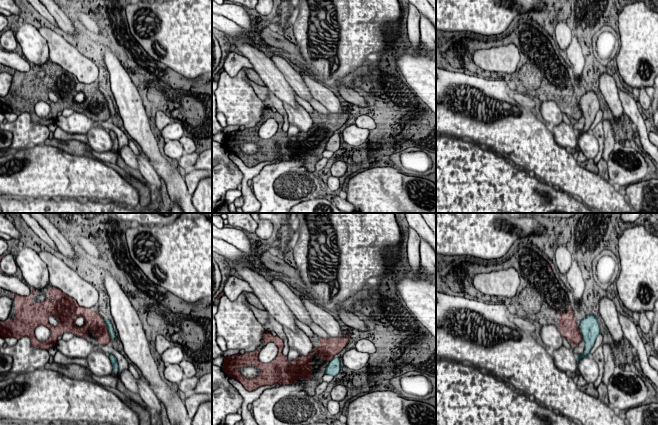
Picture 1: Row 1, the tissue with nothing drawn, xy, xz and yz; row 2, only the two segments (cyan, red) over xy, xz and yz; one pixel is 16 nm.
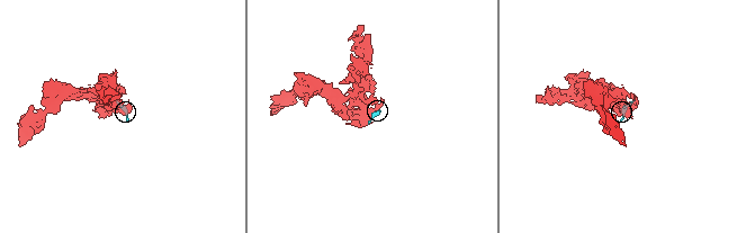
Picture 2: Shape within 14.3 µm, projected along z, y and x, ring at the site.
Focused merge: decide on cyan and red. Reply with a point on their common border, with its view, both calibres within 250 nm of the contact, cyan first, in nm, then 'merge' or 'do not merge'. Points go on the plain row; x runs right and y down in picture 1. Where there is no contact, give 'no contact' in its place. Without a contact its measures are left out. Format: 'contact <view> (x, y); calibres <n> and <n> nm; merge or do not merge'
contact xy (108, 105); calibres 100 and 280 nm; do not merge

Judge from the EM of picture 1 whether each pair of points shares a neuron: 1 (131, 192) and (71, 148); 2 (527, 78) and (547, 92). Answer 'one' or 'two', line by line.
1: two
2: one

